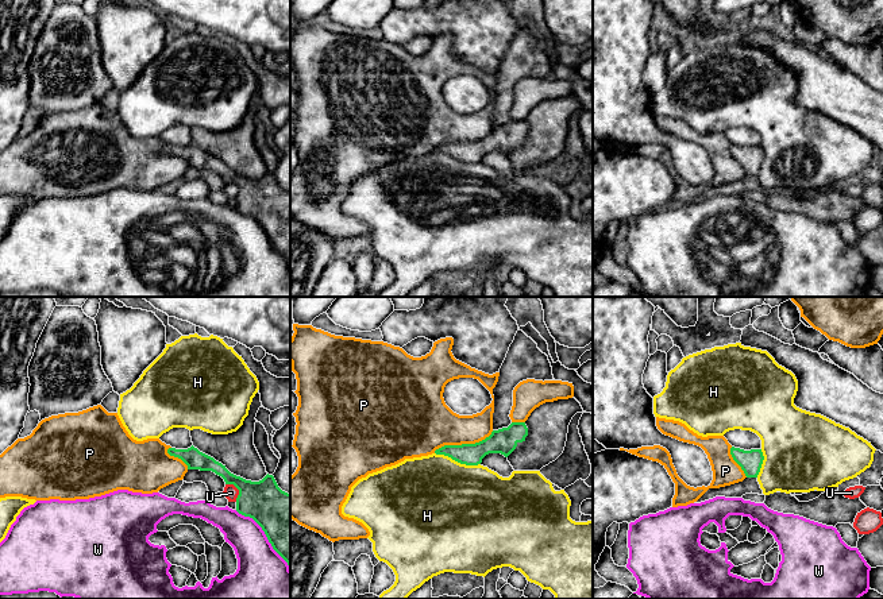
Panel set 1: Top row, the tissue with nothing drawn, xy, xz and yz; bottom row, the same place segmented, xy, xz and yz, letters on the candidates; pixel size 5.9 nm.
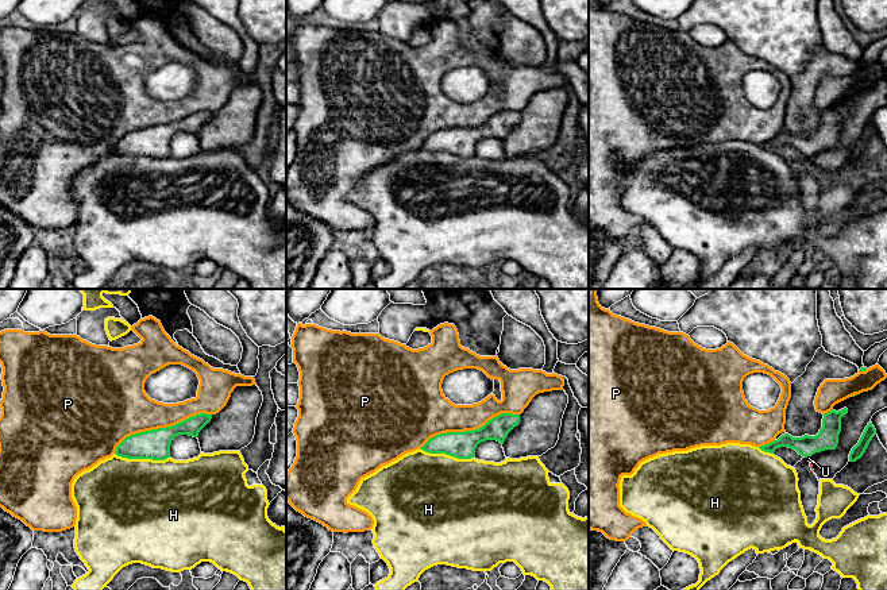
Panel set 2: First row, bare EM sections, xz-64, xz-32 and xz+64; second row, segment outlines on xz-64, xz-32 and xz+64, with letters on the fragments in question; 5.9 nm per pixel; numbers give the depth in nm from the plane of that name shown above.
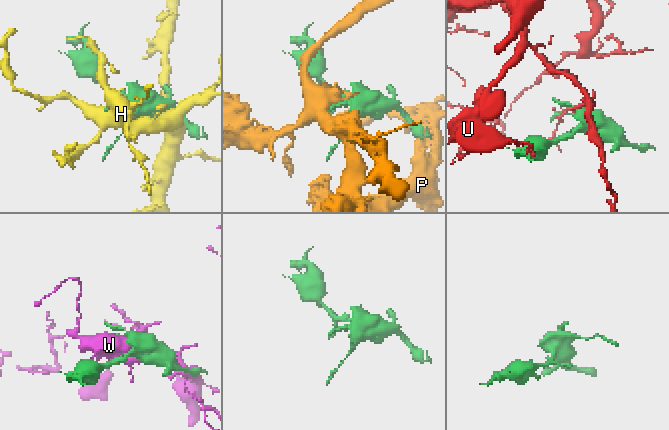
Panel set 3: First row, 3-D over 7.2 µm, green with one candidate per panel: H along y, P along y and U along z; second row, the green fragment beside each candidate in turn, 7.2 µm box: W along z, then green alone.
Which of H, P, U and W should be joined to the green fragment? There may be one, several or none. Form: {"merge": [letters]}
{"merge": ["P"]}

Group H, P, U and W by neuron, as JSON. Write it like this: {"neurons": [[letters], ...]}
{"neurons": [["H"], ["P"], ["U"], ["W"]]}

